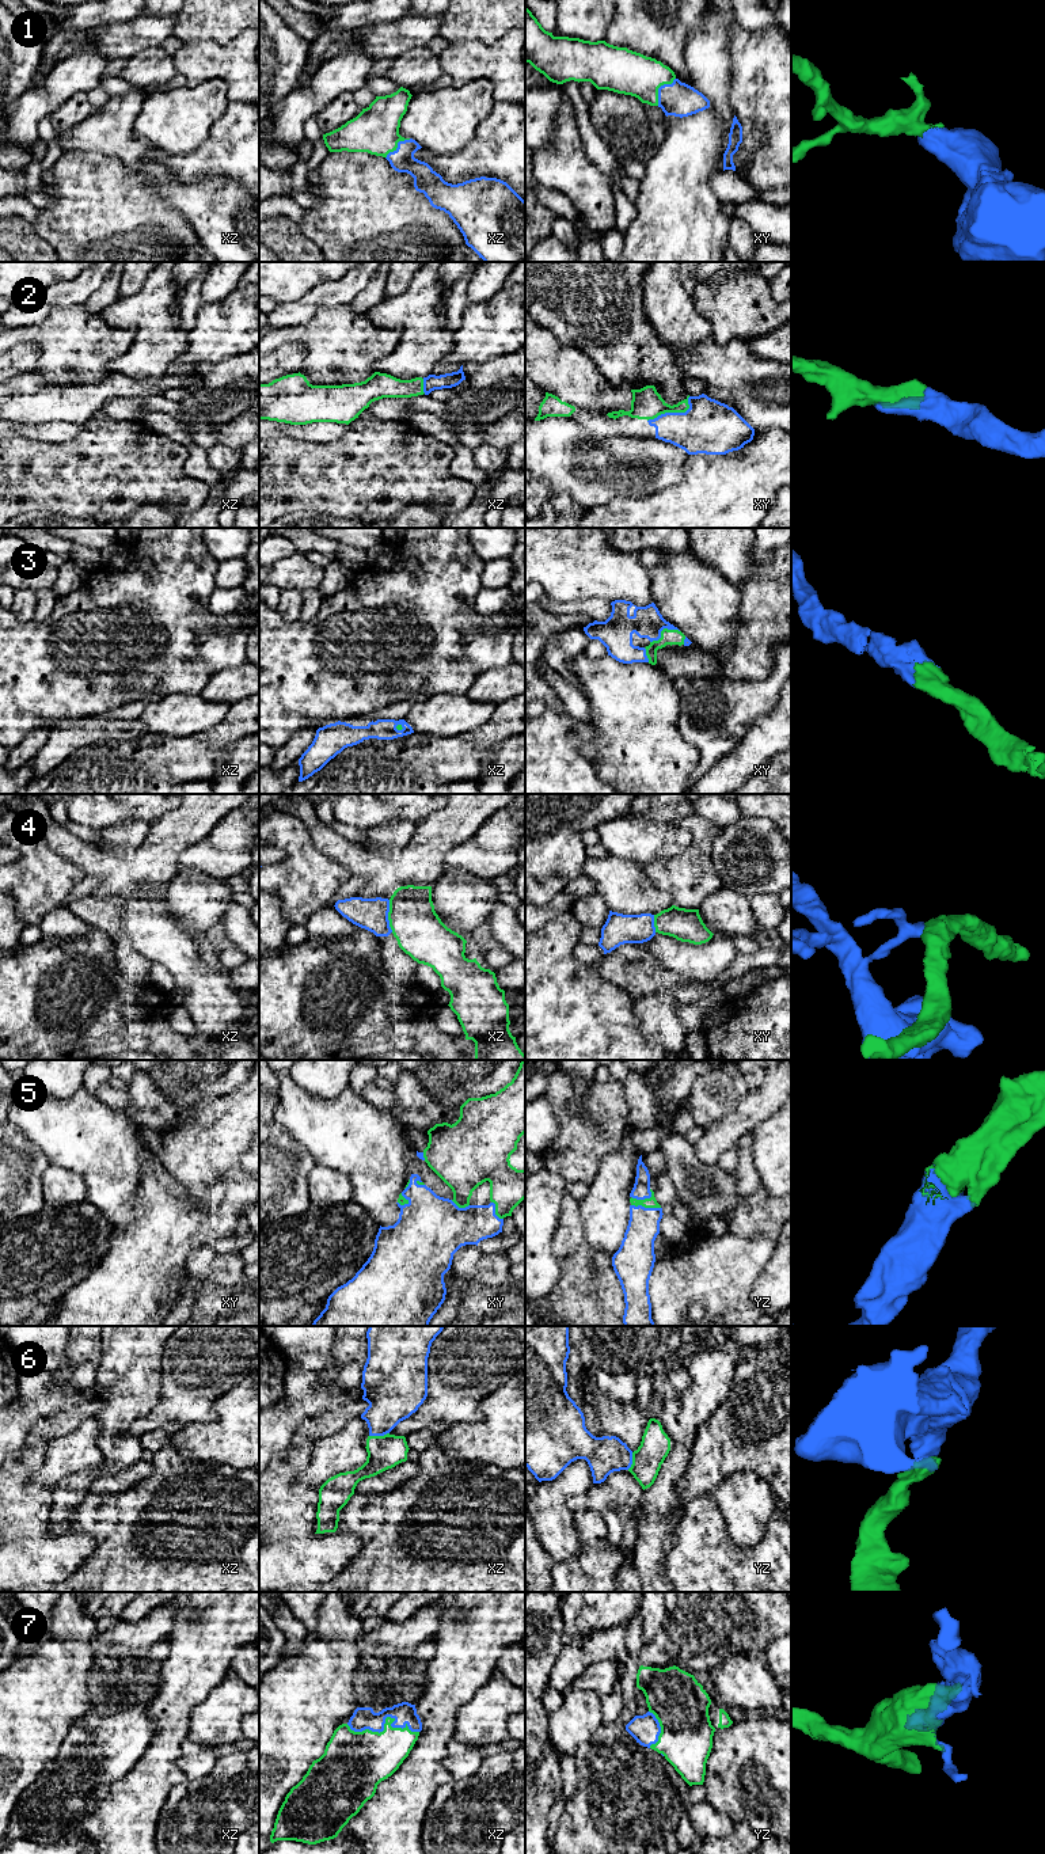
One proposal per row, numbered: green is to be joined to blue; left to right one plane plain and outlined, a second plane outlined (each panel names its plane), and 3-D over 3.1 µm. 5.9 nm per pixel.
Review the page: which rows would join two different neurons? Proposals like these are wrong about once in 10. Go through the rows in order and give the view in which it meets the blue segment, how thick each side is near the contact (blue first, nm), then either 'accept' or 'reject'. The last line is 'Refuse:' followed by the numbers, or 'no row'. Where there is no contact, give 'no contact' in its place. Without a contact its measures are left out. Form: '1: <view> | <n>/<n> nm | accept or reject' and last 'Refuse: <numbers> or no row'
1: xy | 200/260 nm | accept
2: xy | 320/180 nm | accept
3: xy | 180/100 nm | accept
4: xz | 190/280 nm | accept
5: yz | 200/60 nm | accept
6: xz | 300/200 nm | accept
7: xz | 130/320 nm | accept
Refuse: no row

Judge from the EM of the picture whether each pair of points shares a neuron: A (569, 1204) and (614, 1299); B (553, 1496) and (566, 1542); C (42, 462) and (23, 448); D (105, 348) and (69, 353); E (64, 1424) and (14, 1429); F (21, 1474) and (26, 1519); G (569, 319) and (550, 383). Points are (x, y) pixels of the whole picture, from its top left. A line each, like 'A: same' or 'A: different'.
A: same
B: same
C: same
D: same
E: different
F: same
G: different

